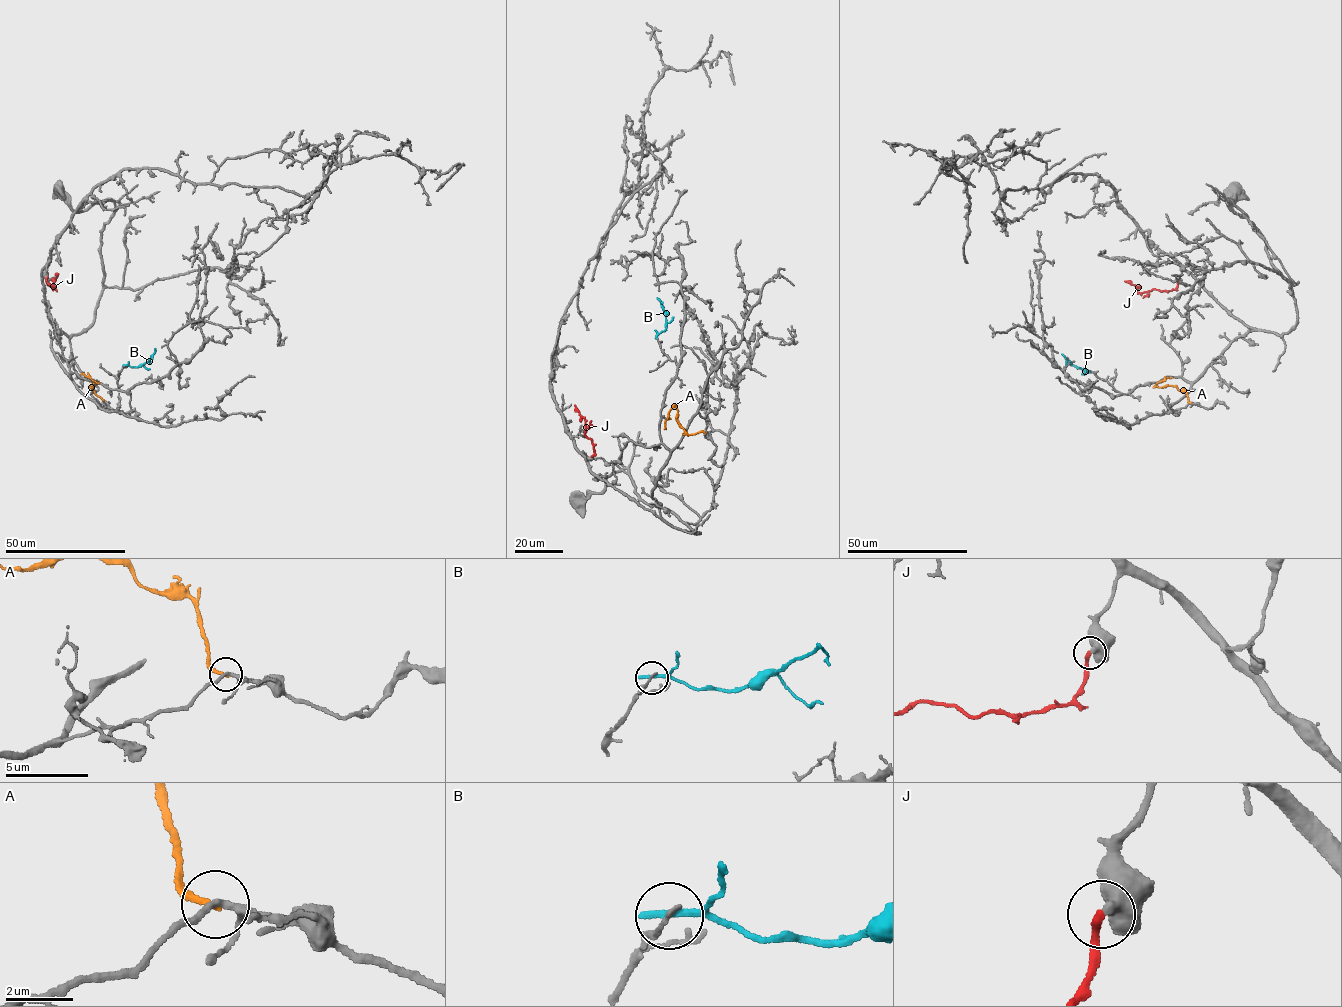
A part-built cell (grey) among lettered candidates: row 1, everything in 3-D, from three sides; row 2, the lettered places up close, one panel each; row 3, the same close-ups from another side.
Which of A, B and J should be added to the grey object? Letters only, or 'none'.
J

